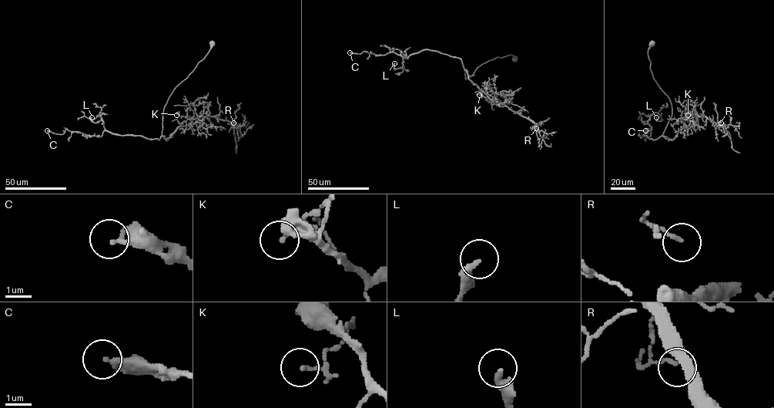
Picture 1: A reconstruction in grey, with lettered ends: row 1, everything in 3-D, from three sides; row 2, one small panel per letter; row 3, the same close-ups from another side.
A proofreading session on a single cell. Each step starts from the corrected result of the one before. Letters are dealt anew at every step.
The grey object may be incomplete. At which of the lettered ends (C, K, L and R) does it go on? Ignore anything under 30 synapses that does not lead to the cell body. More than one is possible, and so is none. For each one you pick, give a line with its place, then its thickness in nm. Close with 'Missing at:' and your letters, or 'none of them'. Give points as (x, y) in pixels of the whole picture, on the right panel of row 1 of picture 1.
Missing at: none of them

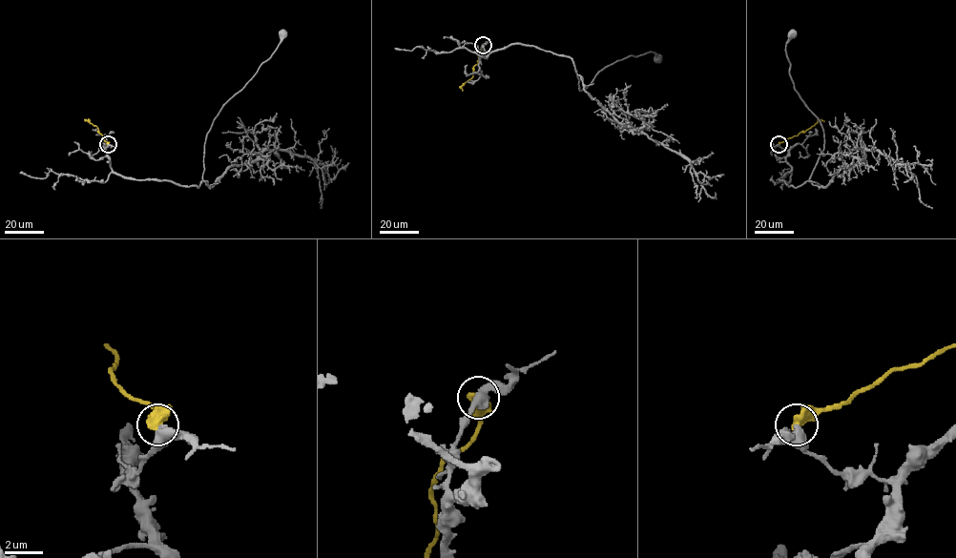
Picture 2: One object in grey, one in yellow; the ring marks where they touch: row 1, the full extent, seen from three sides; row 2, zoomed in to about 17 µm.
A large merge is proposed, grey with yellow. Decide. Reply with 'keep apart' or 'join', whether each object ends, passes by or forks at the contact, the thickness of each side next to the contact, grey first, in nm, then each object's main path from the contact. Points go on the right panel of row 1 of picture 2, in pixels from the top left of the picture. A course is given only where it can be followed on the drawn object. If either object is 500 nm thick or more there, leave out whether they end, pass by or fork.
keep apart | 400/650 nm | grey via (779, 144), (788, 151), (791, 169), (777, 180), (801, 185), (823, 149), (824, 133), (789, 73), (791, 34) | yellow via (779, 144), (805, 132), (820, 120), (824, 121)

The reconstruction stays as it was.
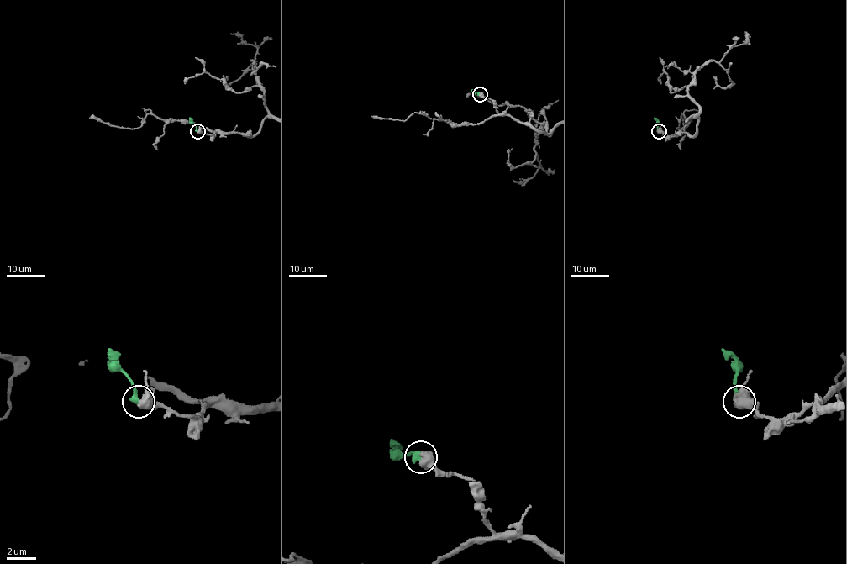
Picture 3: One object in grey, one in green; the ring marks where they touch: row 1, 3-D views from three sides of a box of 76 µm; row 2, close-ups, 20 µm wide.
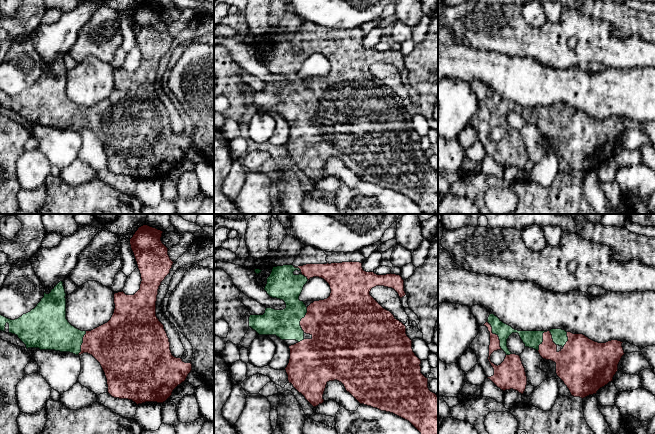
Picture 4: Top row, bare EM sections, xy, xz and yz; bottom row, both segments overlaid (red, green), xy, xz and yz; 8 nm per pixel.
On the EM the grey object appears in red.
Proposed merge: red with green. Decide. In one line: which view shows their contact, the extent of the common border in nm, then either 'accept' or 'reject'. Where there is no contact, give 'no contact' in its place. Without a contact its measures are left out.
yz | 260 nm | accept

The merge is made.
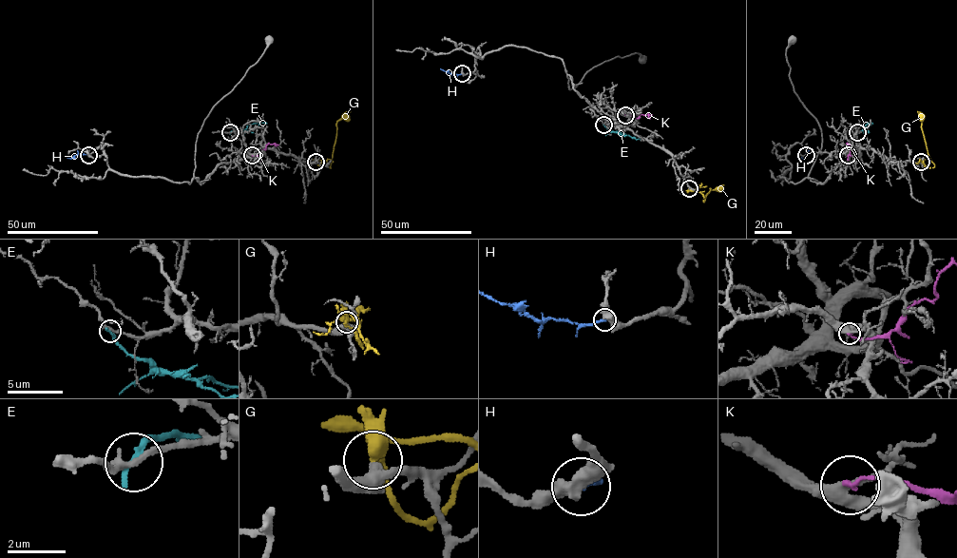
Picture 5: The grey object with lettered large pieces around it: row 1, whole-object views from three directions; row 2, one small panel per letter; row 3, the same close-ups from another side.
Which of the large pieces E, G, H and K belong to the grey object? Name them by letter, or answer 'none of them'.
H

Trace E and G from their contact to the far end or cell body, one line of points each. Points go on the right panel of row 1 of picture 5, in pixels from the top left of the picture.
E: (857, 132), (865, 131), (868, 123), (872, 124)
G: (921, 162), (928, 167), (934, 166), (928, 153), (921, 127), (922, 118), (917, 111)

